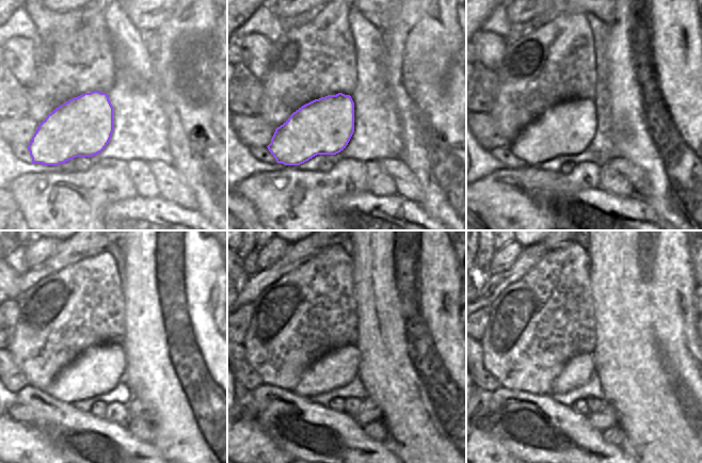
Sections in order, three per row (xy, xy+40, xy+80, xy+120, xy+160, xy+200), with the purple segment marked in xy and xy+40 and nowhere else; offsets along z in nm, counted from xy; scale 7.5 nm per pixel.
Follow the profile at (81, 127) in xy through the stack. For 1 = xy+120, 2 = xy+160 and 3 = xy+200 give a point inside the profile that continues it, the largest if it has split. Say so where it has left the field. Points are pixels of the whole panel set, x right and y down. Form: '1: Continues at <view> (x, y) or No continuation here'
1: Continues at xy+120 (99, 368)
2: Continues at xy+160 (335, 369)
3: Continues at xy+200 (579, 369).

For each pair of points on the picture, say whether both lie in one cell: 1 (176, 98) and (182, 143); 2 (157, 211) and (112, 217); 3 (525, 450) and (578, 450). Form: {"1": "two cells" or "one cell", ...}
{"1": "one cell", "2": "one cell", "3": "one cell"}

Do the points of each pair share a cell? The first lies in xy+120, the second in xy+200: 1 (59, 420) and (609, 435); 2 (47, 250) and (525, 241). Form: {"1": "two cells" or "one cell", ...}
{"1": "two cells", "2": "two cells"}

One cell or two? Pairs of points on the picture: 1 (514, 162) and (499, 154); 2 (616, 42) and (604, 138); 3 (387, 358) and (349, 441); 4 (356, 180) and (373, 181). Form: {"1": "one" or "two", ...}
{"1": "one", "2": "two", "3": "two", "4": "two"}

